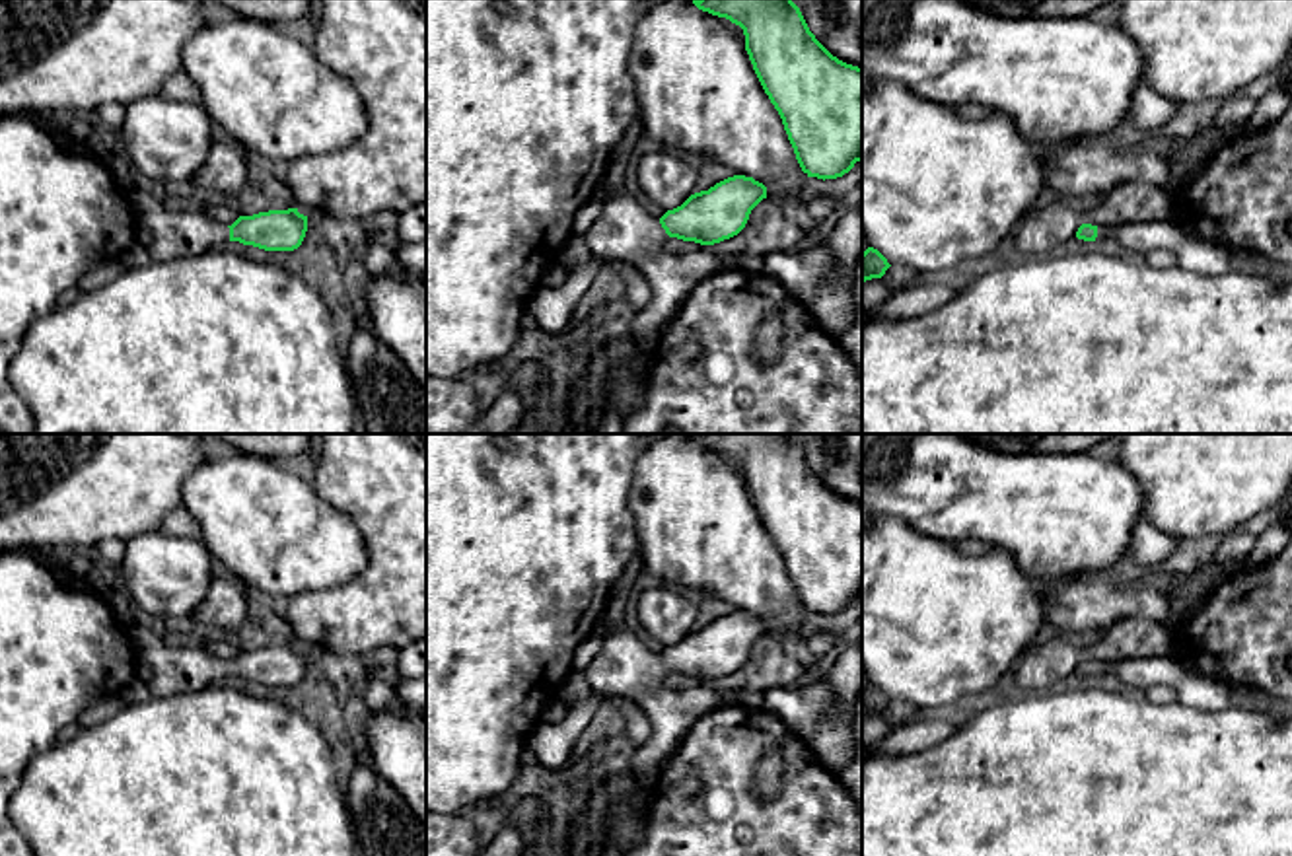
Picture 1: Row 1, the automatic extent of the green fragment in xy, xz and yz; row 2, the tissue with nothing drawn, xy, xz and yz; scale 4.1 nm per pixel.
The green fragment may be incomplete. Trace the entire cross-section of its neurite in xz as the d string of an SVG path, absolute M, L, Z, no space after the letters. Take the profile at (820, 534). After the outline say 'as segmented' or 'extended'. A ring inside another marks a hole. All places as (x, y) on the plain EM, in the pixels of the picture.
M699 434L693 440L743 465L753 506L808 613L837 615L862 597L862 504L833 492L809 467L792 434Z; as segmented

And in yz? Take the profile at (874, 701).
M868 683L862 689L862 718L881 714L889 702L891 700L878 685Z; as segmented

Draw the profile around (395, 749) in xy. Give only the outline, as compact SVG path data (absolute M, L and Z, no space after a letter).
M370 710L362 761L411 805L426 833L426 712Z

